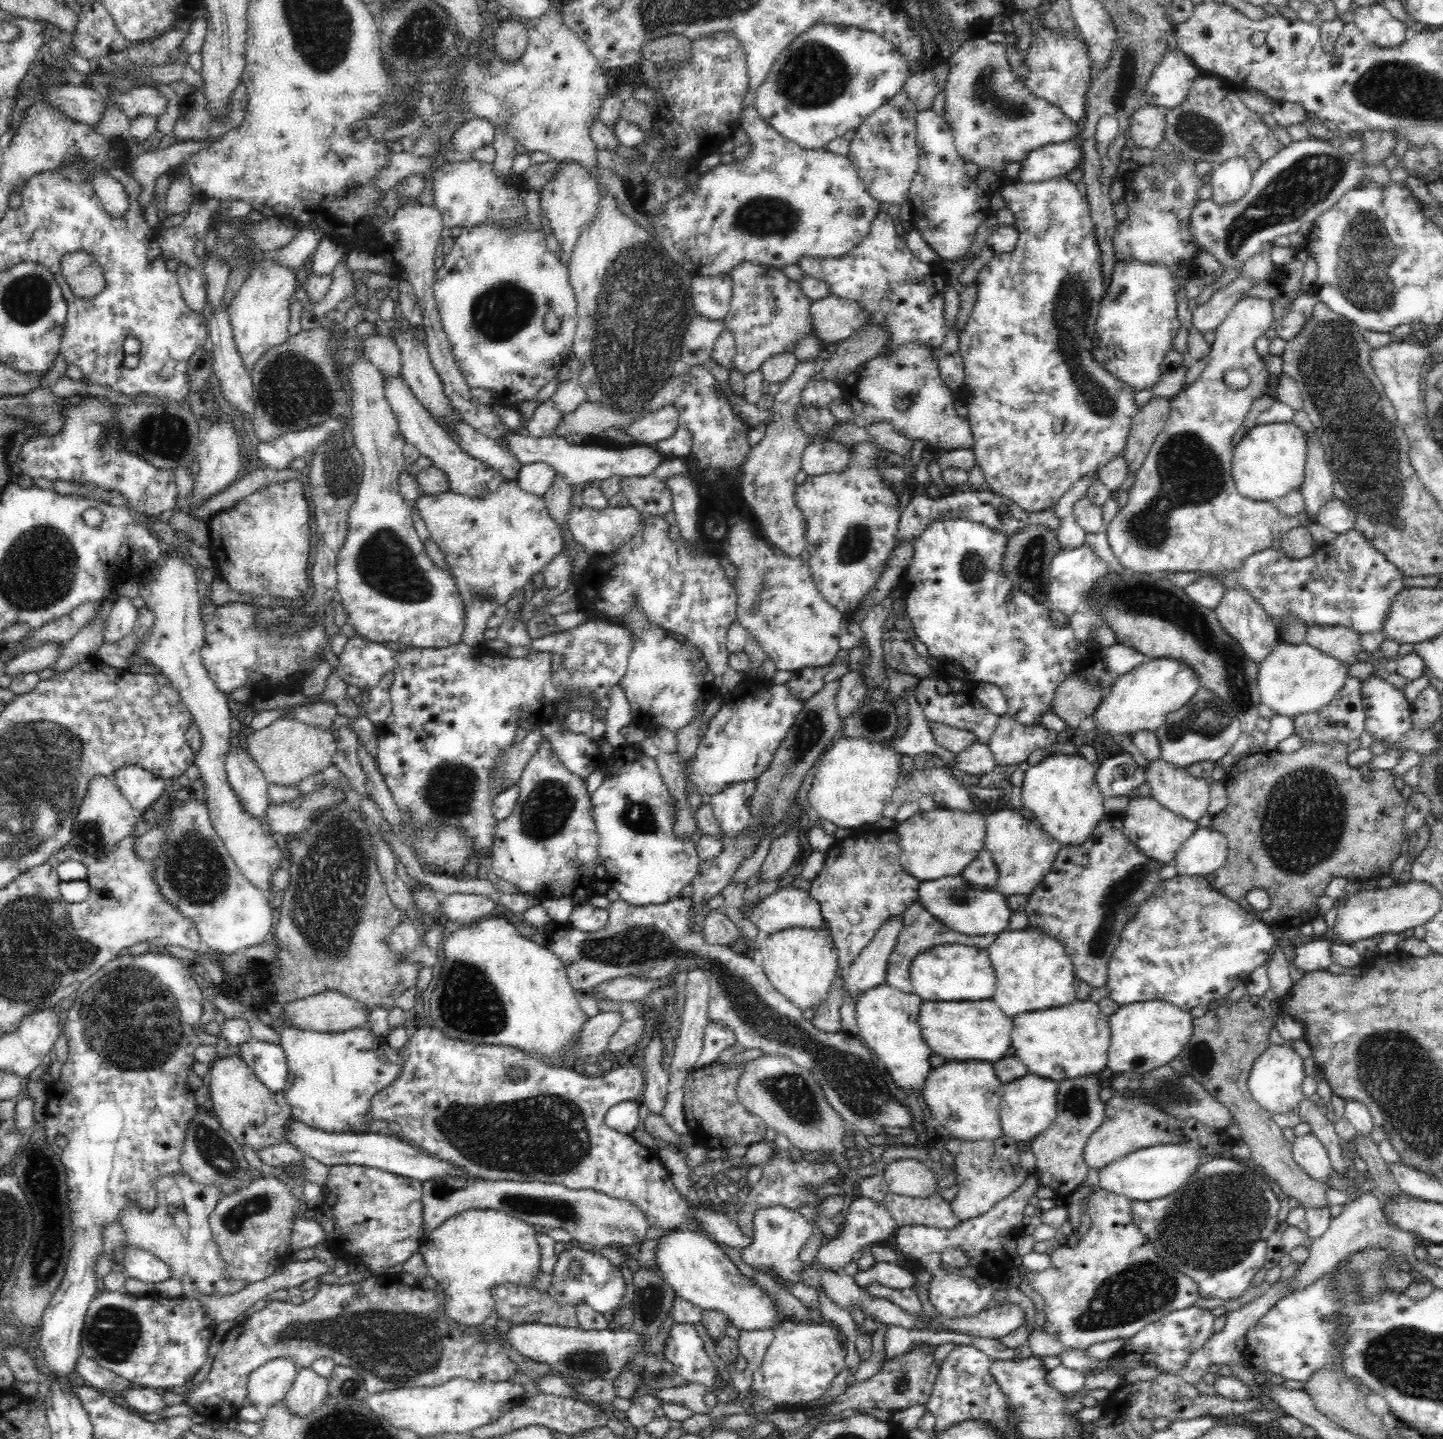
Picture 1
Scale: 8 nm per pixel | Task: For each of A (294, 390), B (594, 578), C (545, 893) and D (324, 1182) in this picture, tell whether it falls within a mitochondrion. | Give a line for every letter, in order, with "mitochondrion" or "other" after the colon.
A: mitochondrion
B: other
C: other
D: other

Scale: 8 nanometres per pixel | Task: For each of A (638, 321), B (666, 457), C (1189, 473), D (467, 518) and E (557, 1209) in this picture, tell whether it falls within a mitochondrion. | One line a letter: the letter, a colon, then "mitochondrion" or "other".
A: mitochondrion
B: other
C: mitochondrion
D: other
E: mitochondrion

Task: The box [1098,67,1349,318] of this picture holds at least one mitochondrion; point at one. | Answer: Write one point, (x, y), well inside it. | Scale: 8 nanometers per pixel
(1203, 135)

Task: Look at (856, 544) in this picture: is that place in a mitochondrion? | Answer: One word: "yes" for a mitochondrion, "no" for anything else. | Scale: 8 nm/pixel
yes

